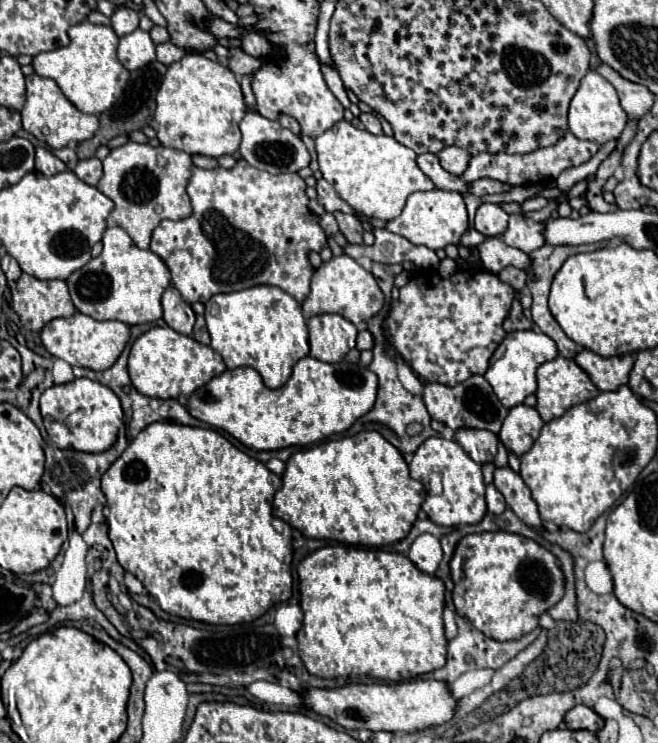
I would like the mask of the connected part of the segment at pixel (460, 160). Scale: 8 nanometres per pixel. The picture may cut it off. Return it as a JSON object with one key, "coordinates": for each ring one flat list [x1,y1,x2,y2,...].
{"coordinates":[[448,146,440,150,436,156,440,158,442,168,454,176,462,176,462,172,468,168,468,162,470,162,470,152,458,146]]}

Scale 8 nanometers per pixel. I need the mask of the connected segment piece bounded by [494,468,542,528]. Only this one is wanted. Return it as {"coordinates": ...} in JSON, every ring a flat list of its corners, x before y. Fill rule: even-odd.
{"coordinates":[[496,468,494,486,506,498,508,508,530,528,542,528,542,518,538,514,538,506,530,496,530,488,524,480,514,474,510,468]]}

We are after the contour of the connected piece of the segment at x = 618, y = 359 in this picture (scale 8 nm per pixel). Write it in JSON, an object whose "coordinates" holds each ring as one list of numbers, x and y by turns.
{"coordinates":[[582,350,576,354,574,362,590,376,592,384,598,390,616,390,622,384,628,384,628,374,634,364,632,354,604,358,592,350]]}

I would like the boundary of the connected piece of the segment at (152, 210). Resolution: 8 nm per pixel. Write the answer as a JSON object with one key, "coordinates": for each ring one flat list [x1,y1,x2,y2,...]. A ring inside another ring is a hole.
{"coordinates":[[126,142,114,148,104,160,104,176,98,182,98,190,114,202,114,210,108,216,108,224,116,224,128,232,138,248,148,248,152,230,164,220,184,220,192,216,192,204,186,194,188,180,192,176,192,156,180,150,150,146,138,142]]}

